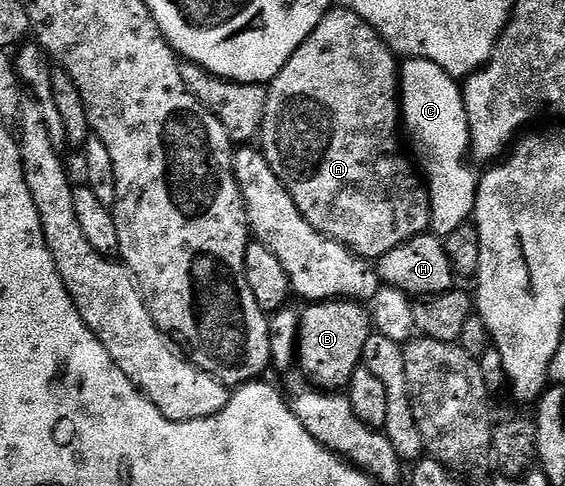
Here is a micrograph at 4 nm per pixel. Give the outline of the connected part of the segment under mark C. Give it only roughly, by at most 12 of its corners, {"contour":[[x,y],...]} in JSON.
{"contour":[[404,59],[403,130],[432,233],[472,219],[479,174],[458,79]]}

